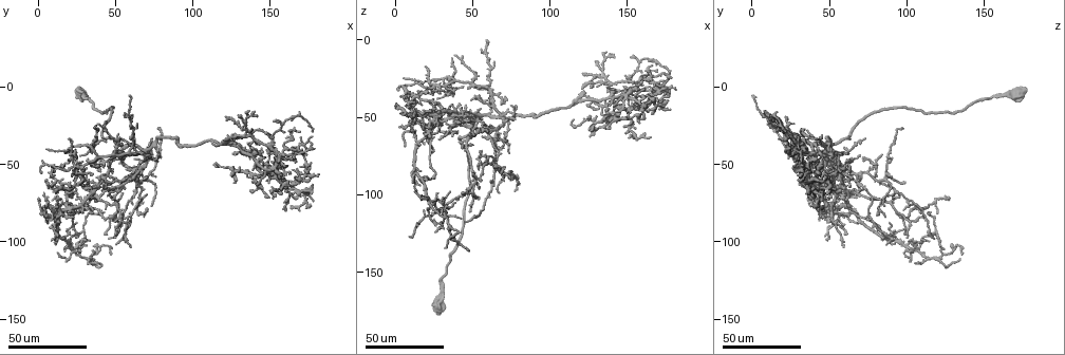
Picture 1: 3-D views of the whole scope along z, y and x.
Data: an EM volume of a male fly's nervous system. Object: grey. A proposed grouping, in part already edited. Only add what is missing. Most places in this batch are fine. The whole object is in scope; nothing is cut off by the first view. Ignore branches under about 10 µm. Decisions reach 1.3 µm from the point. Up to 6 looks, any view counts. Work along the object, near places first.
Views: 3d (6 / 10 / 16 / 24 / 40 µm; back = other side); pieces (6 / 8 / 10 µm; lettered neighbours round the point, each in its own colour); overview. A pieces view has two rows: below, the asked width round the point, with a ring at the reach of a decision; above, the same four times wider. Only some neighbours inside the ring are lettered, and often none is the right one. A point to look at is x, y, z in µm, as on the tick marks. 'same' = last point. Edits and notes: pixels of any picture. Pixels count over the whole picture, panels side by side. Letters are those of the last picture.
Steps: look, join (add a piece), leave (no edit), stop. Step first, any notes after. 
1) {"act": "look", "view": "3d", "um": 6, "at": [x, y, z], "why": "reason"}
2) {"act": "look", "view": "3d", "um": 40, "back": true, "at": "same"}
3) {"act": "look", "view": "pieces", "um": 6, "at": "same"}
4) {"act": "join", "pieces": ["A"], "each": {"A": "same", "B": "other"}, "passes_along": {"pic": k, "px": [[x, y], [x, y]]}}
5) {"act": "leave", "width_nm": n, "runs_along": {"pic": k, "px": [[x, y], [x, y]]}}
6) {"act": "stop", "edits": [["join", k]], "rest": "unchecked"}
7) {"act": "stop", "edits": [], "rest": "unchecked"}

{"act": "look", "view": "3d", "um": 40, "at": [42, 62, 40], "why": "an open end"}

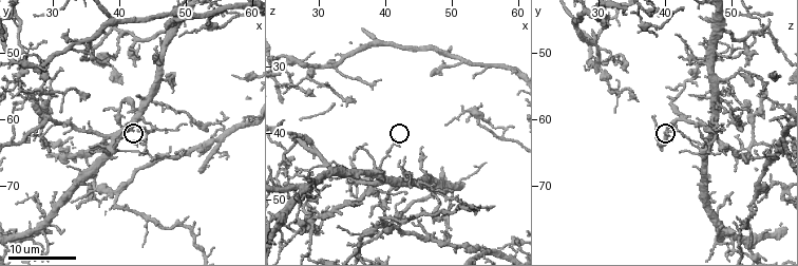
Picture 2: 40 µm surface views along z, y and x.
{"act": "look", "view": "pieces", "um": 10, "at": [42.0, 61.5, 42.0]}

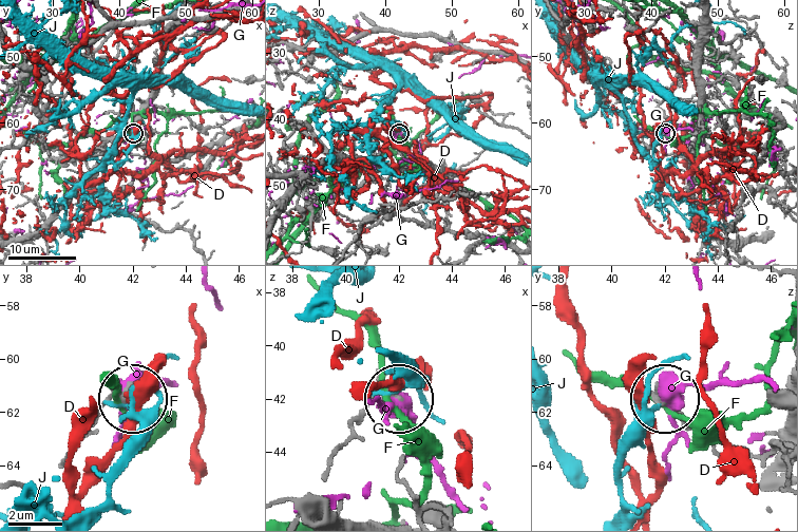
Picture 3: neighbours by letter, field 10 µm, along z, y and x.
{"act": "leave", "width_nm": 200, "each": {"D": "other", "F": "other", "G": "other", "J": "other"}, "found": "none of them fits"}

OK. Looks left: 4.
{"act": "look", "view": "3d", "um": 24, "at": [158, 52, 28]}

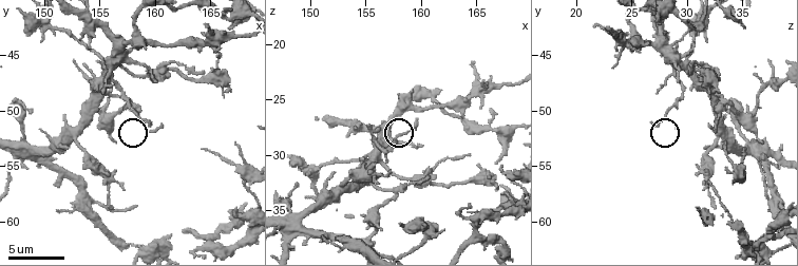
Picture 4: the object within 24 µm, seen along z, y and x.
{"act": "look", "view": "pieces", "um": 10, "at": [159.4, 51.2, 26.6]}

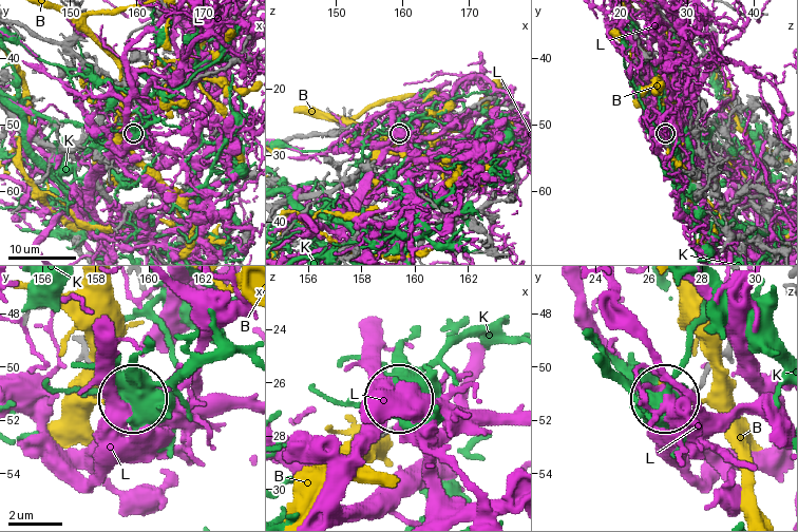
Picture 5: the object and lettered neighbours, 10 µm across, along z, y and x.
{"act": "leave", "each": {"B": "other", "K": "other", "L": "other"}, "found": "no lettered piece goes on from it"}

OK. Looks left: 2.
{"act": "look", "view": "3d", "um": 40, "at": [78, 44, 42], "why": "an open end"}

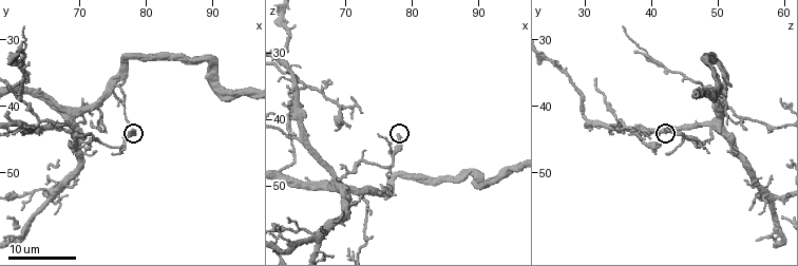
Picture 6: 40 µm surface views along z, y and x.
{"act": "look", "view": "pieces", "um": 10, "at": [78.0, 43.5, 42.5]}

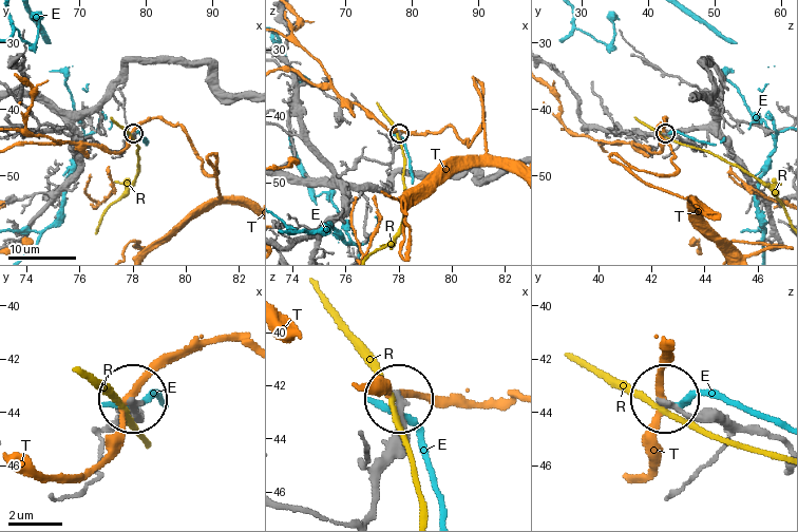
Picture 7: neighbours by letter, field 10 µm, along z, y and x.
{"act": "leave", "each": {"E": "other", "R": "other", "T": "other"}, "runs_along": {"pic": 7, "px": [[780, 440], [733, 431], [667, 401]]}, "found": "none of them fits"}

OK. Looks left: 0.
{"act": "stop", "edits": [], "rest": "unchecked"}

